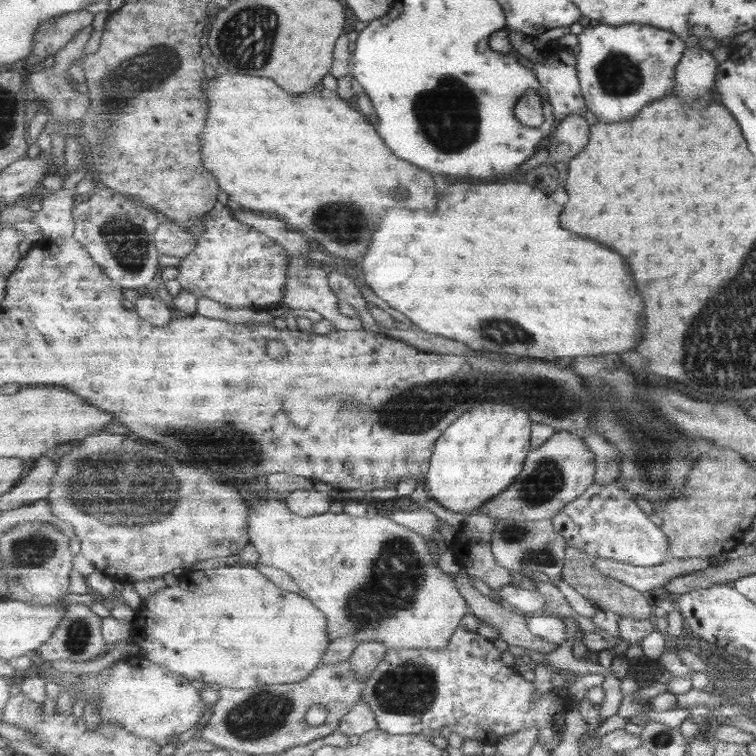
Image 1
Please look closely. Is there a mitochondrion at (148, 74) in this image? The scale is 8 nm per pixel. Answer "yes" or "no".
yes

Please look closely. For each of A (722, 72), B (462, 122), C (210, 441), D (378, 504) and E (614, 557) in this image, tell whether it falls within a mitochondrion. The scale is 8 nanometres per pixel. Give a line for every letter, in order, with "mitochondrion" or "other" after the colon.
A: other
B: mitochondrion
C: other
D: other
E: other

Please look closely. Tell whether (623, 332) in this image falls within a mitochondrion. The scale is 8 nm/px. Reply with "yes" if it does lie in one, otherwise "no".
no

